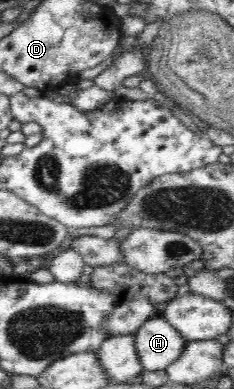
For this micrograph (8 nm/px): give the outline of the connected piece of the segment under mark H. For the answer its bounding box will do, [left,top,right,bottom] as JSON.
[134,317,187,371]

